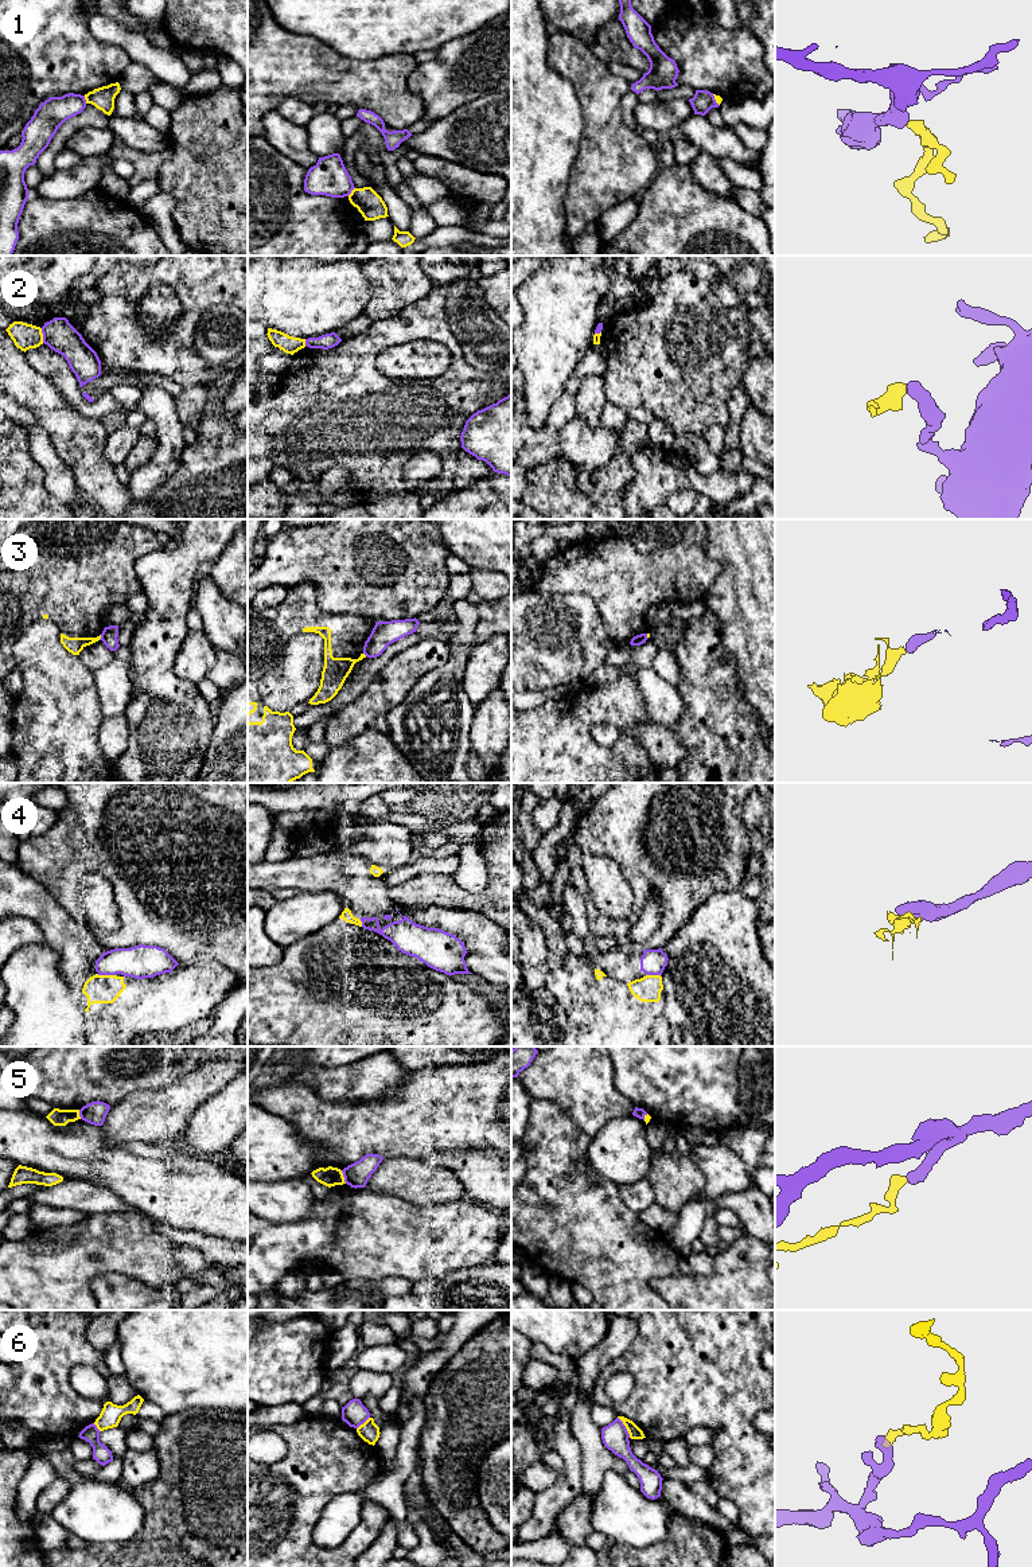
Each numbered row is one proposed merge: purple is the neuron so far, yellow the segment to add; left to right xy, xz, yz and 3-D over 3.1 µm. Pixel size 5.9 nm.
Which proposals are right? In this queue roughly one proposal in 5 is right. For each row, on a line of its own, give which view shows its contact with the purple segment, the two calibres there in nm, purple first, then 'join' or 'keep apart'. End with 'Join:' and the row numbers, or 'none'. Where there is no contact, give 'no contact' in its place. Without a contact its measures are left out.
1: xz | 220/160 nm | keep apart
2: xy | 190/150 nm | keep apart
3: xy | 100/100 nm | keep apart
4: xy | 200/180 nm | keep apart
5: xz | 150/120 nm | keep apart
6: yz | 160/80 nm | keep apart
Join: none

